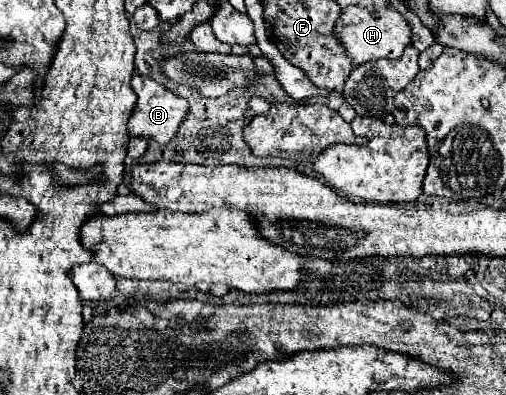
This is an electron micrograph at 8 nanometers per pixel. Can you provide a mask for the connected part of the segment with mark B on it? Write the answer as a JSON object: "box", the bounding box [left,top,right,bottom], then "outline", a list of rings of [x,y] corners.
{"box":[129,75,189,145],"outline":[[[133,75],[131,79],[131,87],[137,93],[137,105],[129,117],[129,135],[133,137],[149,137],[155,139],[157,143],[165,145],[171,141],[171,137],[177,133],[179,125],[183,123],[185,115],[189,113],[189,103],[183,97],[177,97],[175,93],[171,93],[169,89],[165,89],[161,83],[143,77],[143,75]]]}

